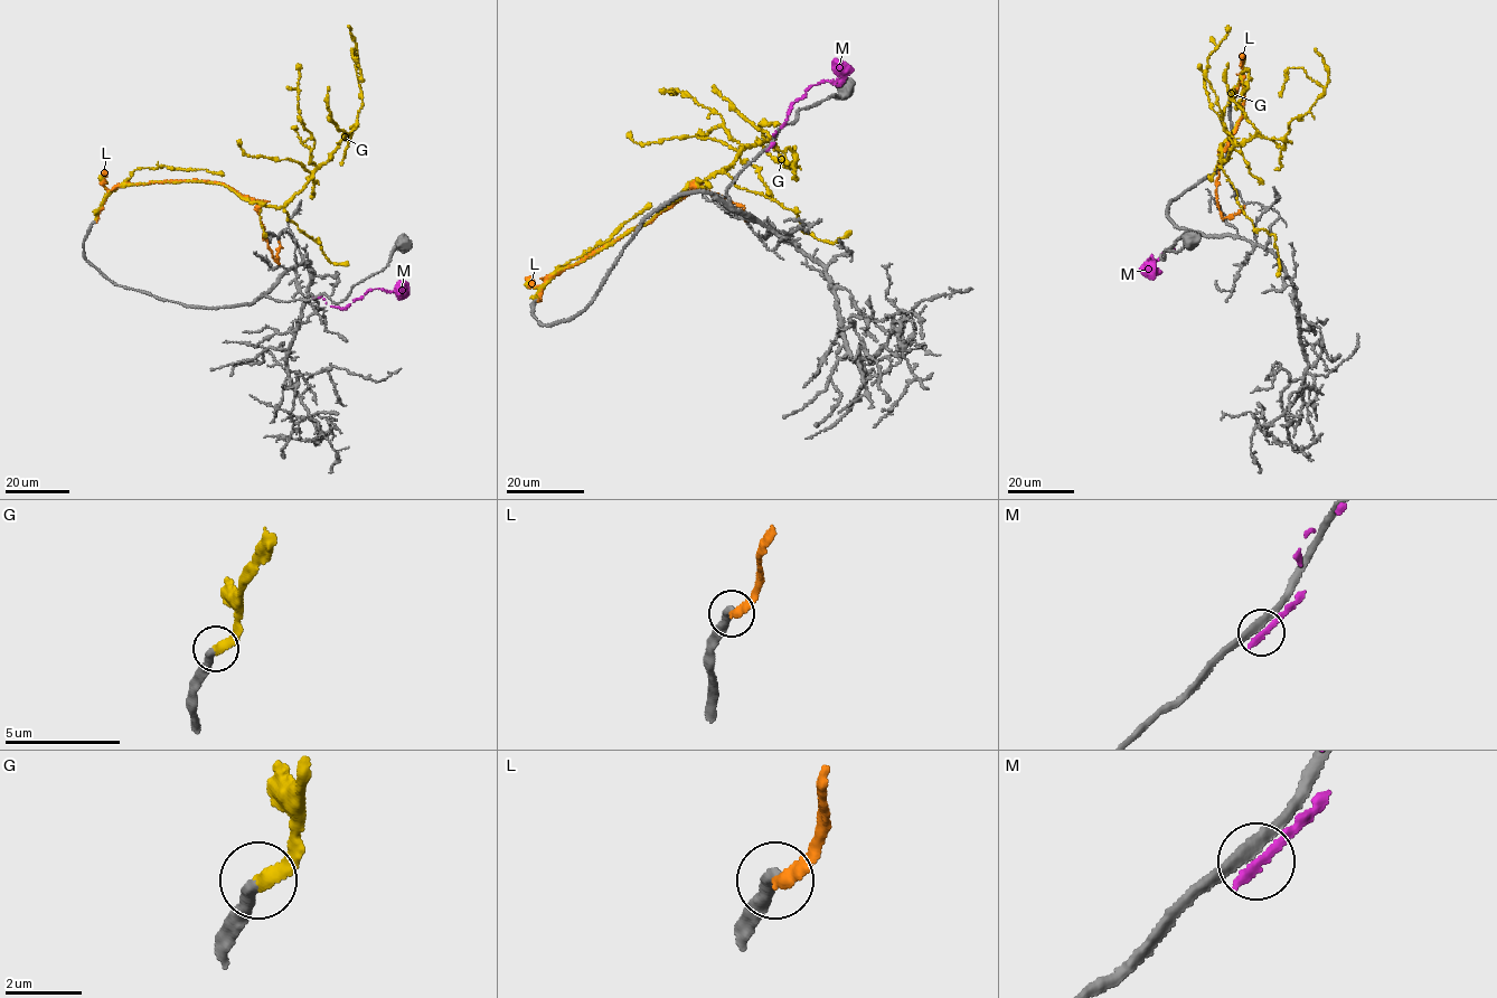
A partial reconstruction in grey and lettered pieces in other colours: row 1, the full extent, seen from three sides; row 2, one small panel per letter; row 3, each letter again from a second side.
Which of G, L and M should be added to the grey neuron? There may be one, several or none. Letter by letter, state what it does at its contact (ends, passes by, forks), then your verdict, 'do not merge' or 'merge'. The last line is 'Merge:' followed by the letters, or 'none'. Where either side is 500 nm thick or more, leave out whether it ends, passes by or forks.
G: it ends there; merge
L: it ends there; do not merge
M: it ends there; do not merge
Merge: G

